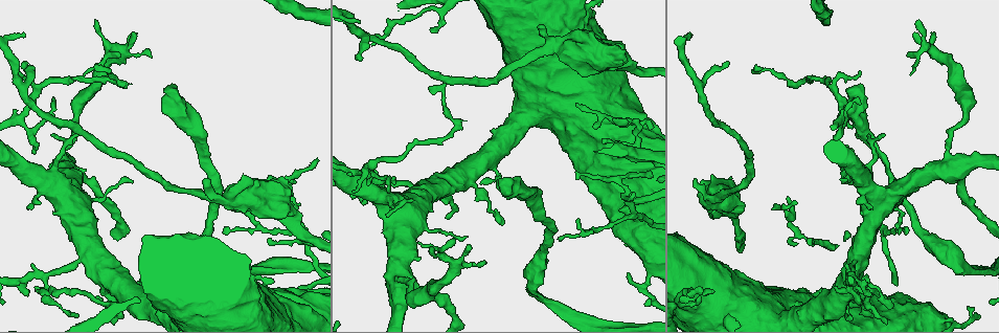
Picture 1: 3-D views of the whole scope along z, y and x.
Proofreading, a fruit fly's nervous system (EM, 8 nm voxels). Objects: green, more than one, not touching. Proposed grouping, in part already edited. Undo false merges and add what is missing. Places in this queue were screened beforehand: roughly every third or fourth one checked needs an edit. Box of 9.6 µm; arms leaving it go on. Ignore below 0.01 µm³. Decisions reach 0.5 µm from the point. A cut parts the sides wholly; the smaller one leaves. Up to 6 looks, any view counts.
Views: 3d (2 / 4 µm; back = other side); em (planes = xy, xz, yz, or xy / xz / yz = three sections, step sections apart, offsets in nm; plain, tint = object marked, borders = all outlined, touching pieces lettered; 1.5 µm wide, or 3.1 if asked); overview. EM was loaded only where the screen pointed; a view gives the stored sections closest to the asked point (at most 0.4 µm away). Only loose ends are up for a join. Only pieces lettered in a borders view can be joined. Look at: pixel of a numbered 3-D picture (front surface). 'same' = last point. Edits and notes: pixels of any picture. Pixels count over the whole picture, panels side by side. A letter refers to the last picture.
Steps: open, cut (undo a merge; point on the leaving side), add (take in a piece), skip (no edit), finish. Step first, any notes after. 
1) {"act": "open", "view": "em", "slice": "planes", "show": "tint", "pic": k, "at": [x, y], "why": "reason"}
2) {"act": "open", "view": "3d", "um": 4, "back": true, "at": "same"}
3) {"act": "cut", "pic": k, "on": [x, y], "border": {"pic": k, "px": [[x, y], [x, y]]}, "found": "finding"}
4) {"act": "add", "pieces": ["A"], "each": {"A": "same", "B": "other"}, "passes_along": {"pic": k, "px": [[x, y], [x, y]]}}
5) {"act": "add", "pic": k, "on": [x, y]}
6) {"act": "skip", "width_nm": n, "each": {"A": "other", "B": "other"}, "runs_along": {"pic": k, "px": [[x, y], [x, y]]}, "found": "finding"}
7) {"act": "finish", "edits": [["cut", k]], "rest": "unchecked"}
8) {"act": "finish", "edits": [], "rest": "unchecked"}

{"act": "open", "view": "em", "slice": "planes", "show": "plain", "pic": 1, "at": [360, 59], "why": "branch stops here"}

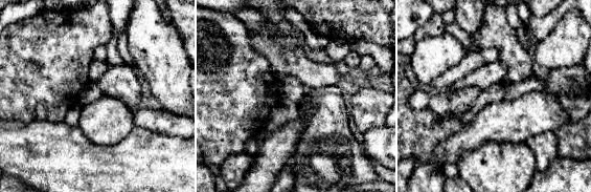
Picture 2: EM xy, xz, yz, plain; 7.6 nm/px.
{"act": "open", "view": "em", "slice": "planes", "show": "borders", "at": "same"}

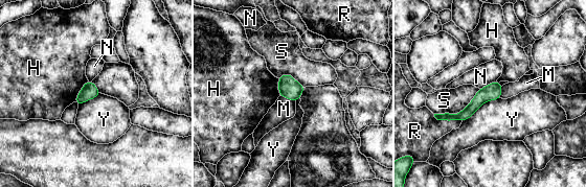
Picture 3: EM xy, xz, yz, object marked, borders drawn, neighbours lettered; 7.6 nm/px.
{"act": "add", "pieces": ["M"], "each": {"H": "other", "M": "same", "N": "other", "R": "other", "S": "other", "Y": "other"}, "passes_along": {"pic": 3, "px": [[288, 87], [288, 98], [284, 109]]}, "found": "the cell continues"}

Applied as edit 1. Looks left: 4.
{"act": "open", "view": "overview"}

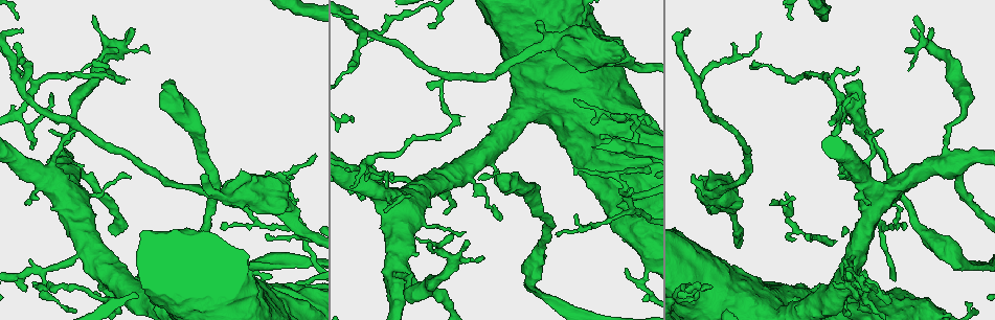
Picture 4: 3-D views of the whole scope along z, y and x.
{"act": "open", "view": "em", "slice": "planes", "show": "borders", "pic": 4, "at": [99, 62], "why": "an open end"}

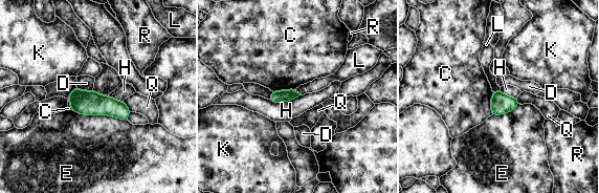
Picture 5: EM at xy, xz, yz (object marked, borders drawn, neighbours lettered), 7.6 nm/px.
{"act": "skip", "width_nm": 100, "each": {"C": "other", "D": "other", "E": "other", "H": "other", "K": "other", "L": "other", "Q": "other", "R": "other"}, "found": "none of them fits"}

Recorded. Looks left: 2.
{"act": "open", "view": "em", "slice": "planes", "show": "borders", "pic": 4, "at": [362, 199], "why": "an open end"}

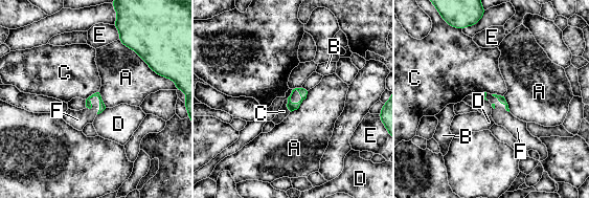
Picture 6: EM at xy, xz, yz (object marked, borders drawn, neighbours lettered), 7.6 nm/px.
{"act": "skip", "each": {"A": "other", "B": "other", "C": "other", "D": "other", "E": "other", "F": "other"}, "border": {"pic": 6, "px": [[118, 40], [131, 48], [160, 76]]}, "found": "no lettered piece goes on from it"}

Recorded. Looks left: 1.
{"act": "finish", "edits": [["add", 3]], "rest": "unchecked"}

